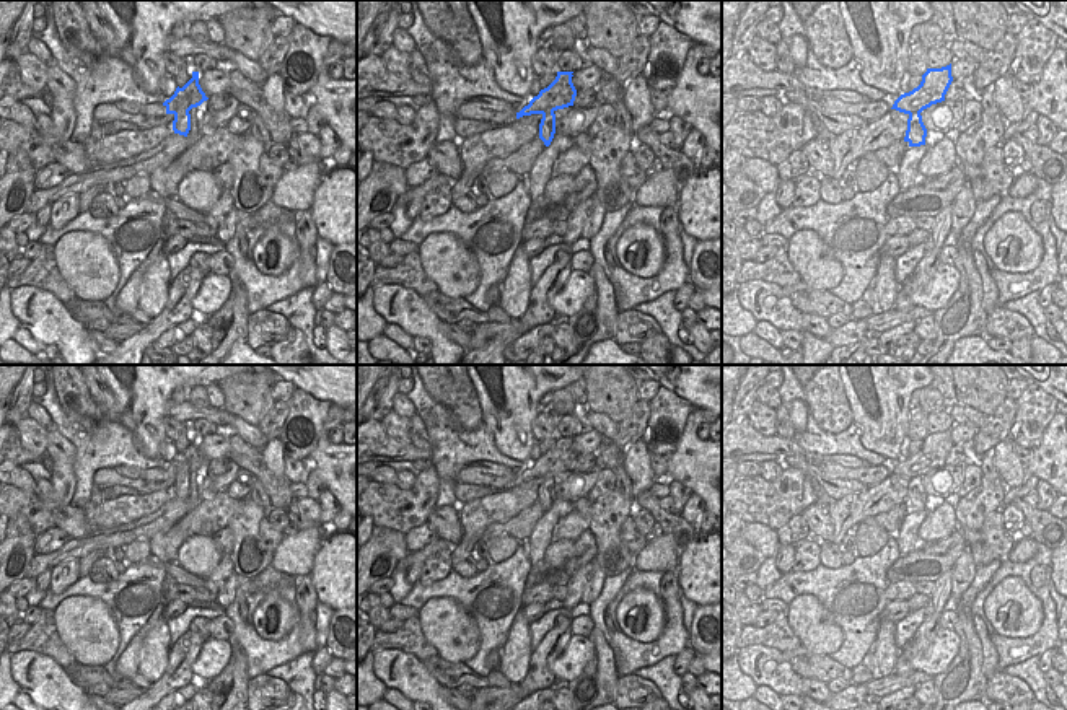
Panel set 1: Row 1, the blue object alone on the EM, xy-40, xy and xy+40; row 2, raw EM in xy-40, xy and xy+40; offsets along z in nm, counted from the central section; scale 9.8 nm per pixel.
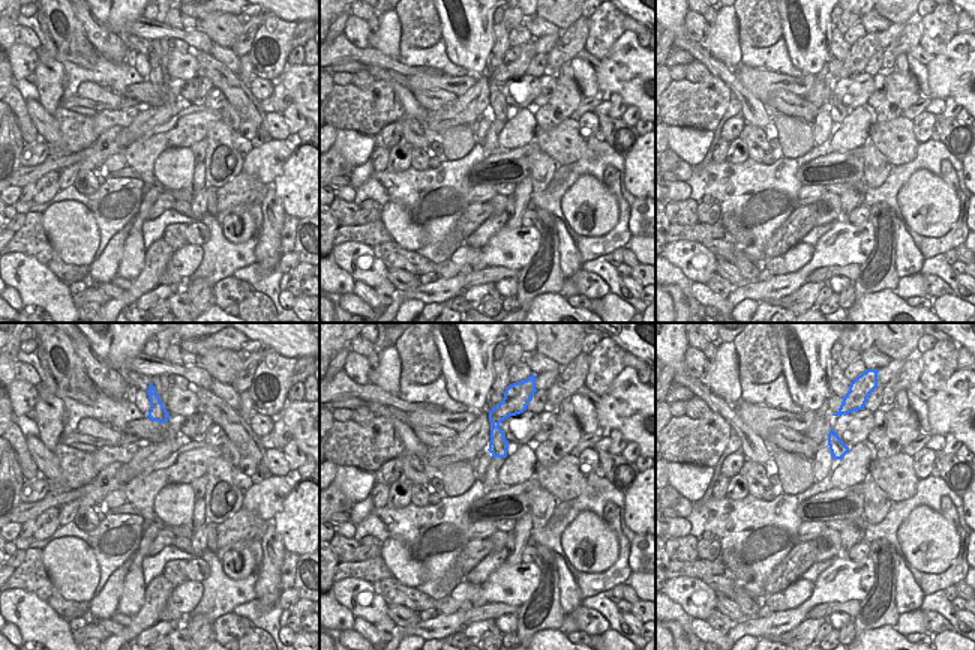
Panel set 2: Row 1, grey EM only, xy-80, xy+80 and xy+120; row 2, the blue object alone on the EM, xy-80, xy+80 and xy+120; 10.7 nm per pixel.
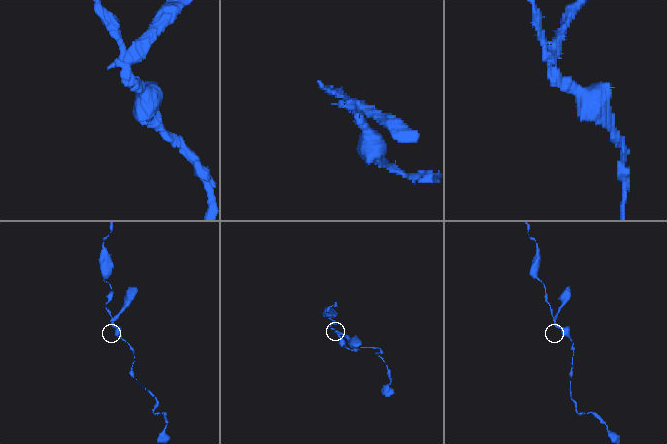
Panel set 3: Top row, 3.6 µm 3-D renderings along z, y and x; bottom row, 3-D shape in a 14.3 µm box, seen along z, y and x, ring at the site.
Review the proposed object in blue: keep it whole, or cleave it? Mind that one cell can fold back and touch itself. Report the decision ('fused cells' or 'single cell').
fused cells

